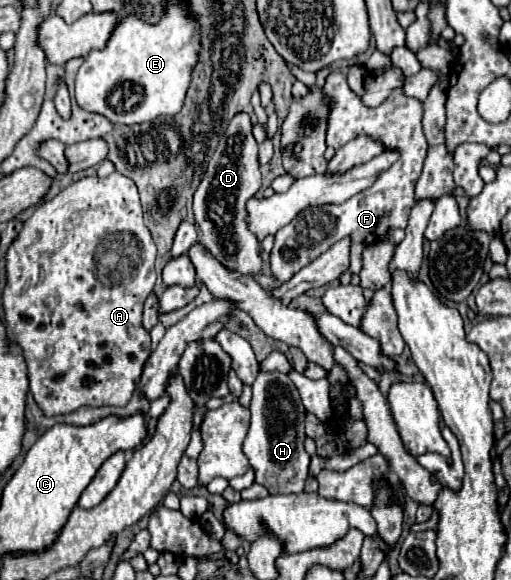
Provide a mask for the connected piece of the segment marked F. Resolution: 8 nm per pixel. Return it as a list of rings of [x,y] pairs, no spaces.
[[[332,71],[326,77],[322,93],[324,103],[330,107],[326,133],[326,143],[330,147],[340,149],[358,135],[368,135],[376,137],[376,141],[384,145],[384,151],[396,149],[400,157],[384,173],[380,173],[380,177],[376,177],[376,181],[368,189],[356,193],[356,197],[350,197],[342,205],[308,207],[294,221],[284,225],[284,229],[278,229],[274,249],[270,253],[270,265],[274,277],[282,283],[288,281],[304,265],[310,265],[310,261],[316,261],[320,253],[326,253],[336,241],[344,237],[352,237],[352,261],[344,271],[344,279],[360,273],[362,253],[368,245],[384,241],[390,229],[406,229],[408,215],[414,205],[414,185],[420,177],[424,157],[428,155],[428,139],[422,131],[422,101],[404,95],[402,87],[396,89],[396,93],[392,93],[392,97],[384,101],[384,105],[366,107],[362,97],[348,87],[346,73]]]

